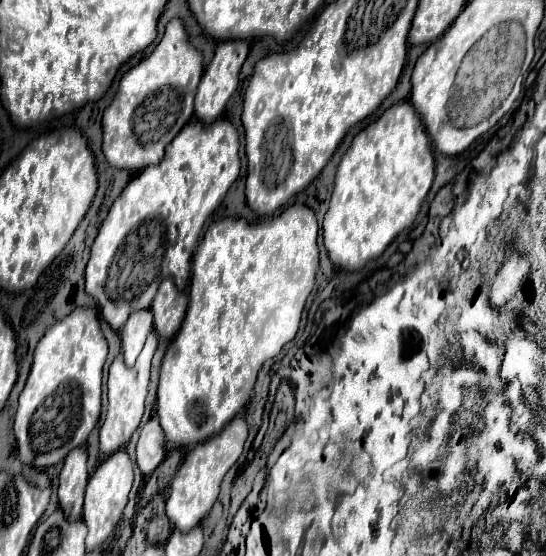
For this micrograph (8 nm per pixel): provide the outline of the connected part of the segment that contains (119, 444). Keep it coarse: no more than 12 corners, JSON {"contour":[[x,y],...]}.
{"contour":[[157,334],[127,366],[119,354],[109,368],[109,410],[101,454],[127,446],[147,398]]}

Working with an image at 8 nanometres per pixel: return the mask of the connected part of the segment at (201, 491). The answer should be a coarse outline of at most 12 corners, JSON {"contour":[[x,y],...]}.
{"contour":[[239,414],[197,444],[171,480],[167,518],[181,532],[207,516],[243,452]]}

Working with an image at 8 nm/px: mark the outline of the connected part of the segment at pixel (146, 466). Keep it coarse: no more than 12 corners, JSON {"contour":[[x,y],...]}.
{"contour":[[157,416],[137,442],[139,470],[149,476],[165,456],[165,434]]}

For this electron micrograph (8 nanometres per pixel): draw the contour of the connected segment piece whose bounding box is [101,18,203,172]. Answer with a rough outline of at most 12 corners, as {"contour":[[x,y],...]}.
{"contour":[[179,18],[103,114],[113,168],[159,164],[193,116],[203,54]]}

